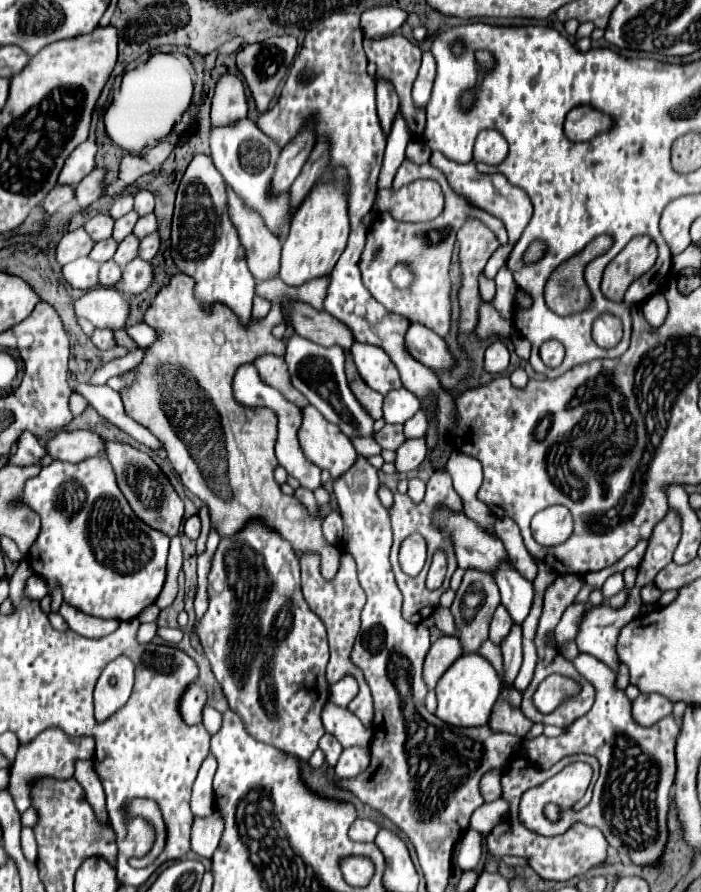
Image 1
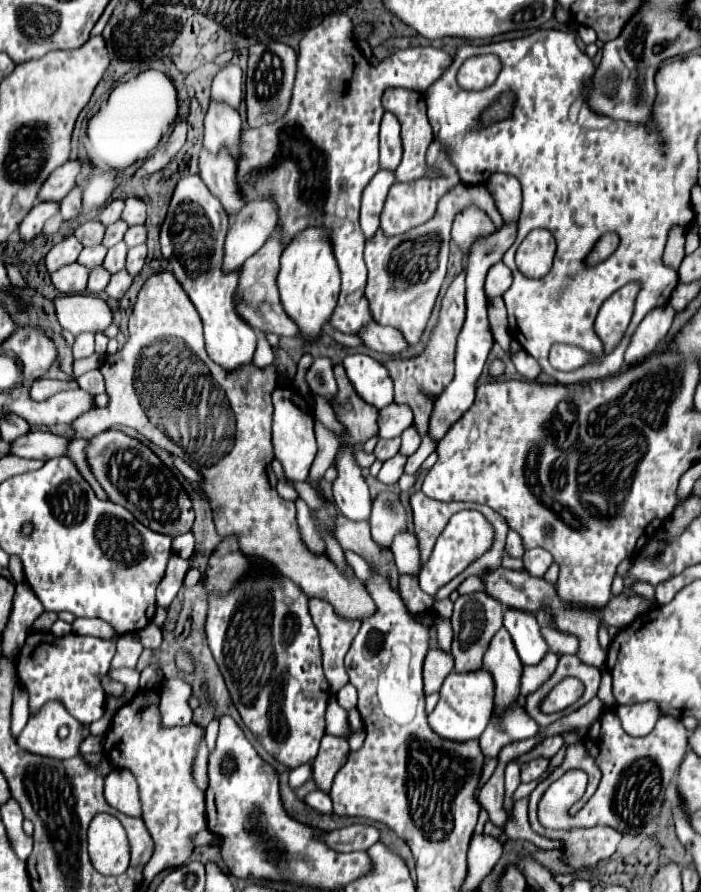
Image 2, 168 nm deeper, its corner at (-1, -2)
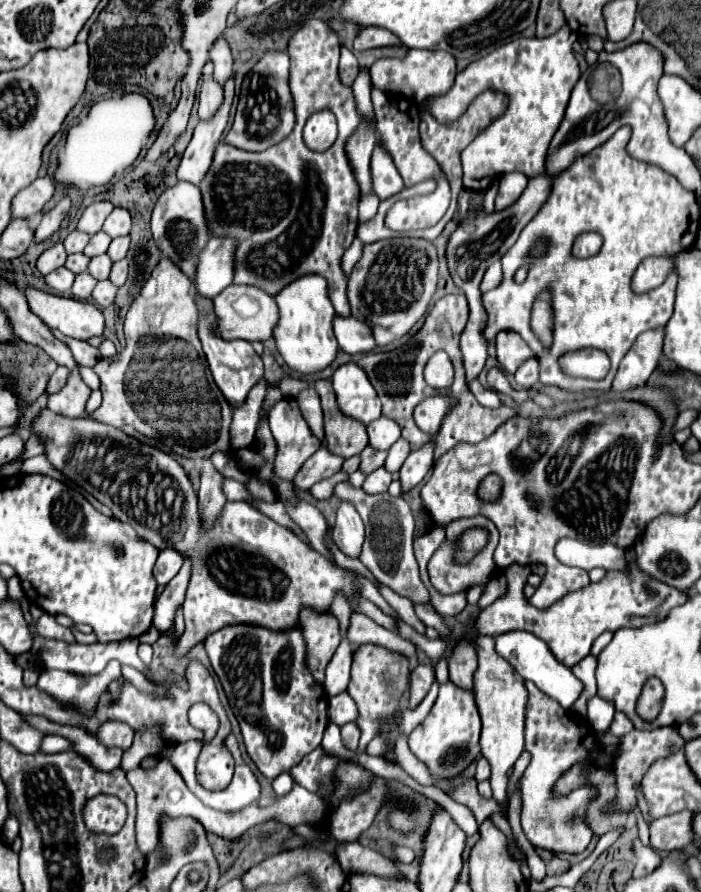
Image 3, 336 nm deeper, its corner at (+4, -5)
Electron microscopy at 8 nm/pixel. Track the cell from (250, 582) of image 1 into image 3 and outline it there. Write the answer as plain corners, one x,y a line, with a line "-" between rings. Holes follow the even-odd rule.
248,623
226,625
208,635
204,647
240,723
246,751
266,777
290,771
320,745
328,725
328,699
306,665
300,625
284,631

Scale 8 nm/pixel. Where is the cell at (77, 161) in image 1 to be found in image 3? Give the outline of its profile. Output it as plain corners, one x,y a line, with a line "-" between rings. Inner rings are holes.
38,177
26,189
22,189
12,201
12,217
32,217
52,199
56,181
52,177

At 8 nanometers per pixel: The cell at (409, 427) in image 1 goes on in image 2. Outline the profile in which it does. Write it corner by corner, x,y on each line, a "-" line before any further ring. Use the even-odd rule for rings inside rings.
411,426
411,428
407,428
403,434
401,434
401,456
411,456
413,452
417,452
417,448
419,448
419,444
421,444
421,436
417,434
417,430
415,430
415,426

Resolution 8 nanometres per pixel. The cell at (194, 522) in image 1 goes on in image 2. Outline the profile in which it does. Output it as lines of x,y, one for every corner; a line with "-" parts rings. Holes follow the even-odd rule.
187,532
187,534
181,534
177,538
173,538
173,544
171,544
171,554
177,554
179,558
183,560
189,560
195,552
195,538
193,538
193,532

